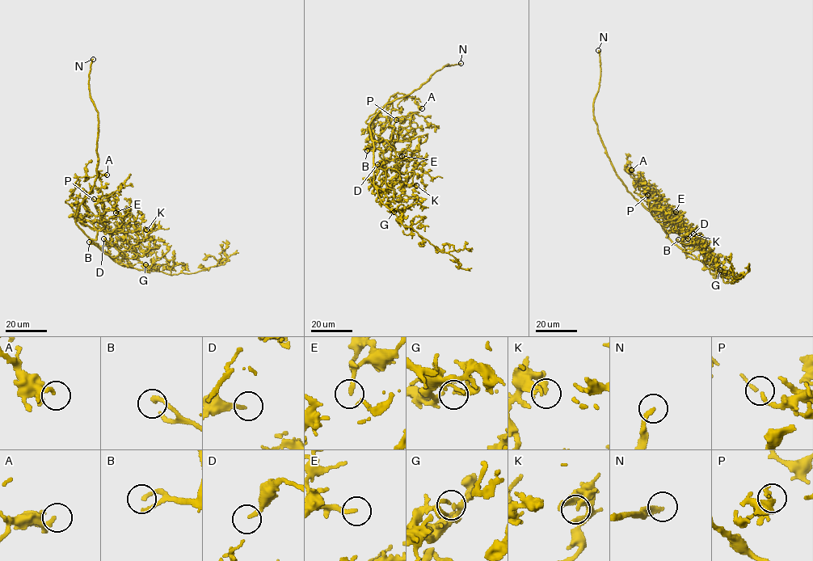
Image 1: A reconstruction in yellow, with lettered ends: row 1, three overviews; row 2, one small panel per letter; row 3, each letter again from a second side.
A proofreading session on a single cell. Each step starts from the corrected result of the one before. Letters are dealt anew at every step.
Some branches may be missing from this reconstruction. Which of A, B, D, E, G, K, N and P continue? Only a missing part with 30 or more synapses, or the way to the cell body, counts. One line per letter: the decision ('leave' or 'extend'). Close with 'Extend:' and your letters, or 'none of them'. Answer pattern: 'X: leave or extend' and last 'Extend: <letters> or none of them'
A: leave
B: extend
D: extend
E: extend
G: leave
K: leave
N: extend
P: leave
Extend: B, D, E, N

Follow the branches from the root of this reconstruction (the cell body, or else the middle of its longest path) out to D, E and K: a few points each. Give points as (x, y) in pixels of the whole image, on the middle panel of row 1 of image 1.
D: (371, 133), (373, 162), (379, 168), (388, 167), (381, 169), (382, 160), (377, 164)
E: (371, 133), (377, 141), (382, 139), (389, 140), (393, 132), (398, 141), (410, 141), (407, 149), (402, 156)
K: (371, 133), (374, 163), (379, 168), (395, 169), (404, 174), (414, 171), (411, 183), (416, 185)

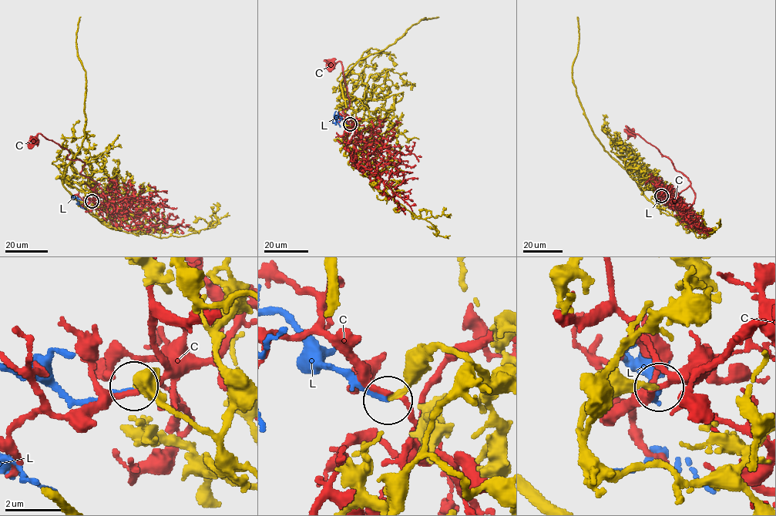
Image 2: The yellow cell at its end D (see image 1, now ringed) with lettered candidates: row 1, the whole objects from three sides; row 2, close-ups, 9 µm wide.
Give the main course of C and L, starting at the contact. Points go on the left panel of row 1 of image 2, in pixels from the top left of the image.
C: (92, 201), (108, 199), (99, 184), (82, 175), (84, 162), (70, 159), (67, 149), (40, 133), (34, 140)
L: (92, 202), (78, 199), (79, 205), (85, 209)

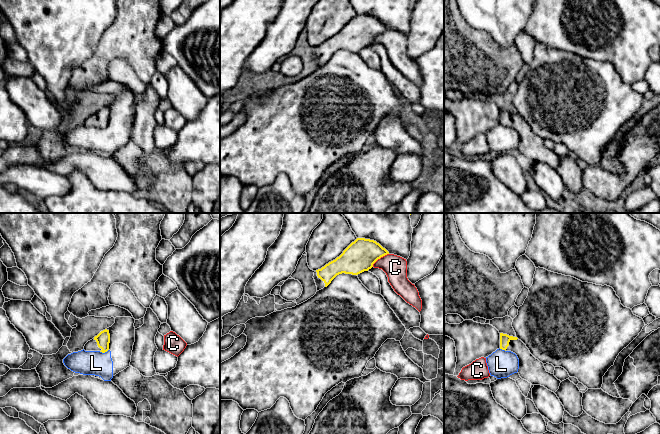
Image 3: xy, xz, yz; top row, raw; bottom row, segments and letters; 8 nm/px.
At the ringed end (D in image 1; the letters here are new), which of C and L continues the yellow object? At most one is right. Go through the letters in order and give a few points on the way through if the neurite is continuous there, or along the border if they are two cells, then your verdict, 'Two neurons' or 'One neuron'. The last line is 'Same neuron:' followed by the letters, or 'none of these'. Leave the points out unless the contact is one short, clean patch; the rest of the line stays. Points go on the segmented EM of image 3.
C: Two neurons
L: Boundary: xy (108, 349), (104, 352), (99, 351). Two neurons
Same neuron: none of these

